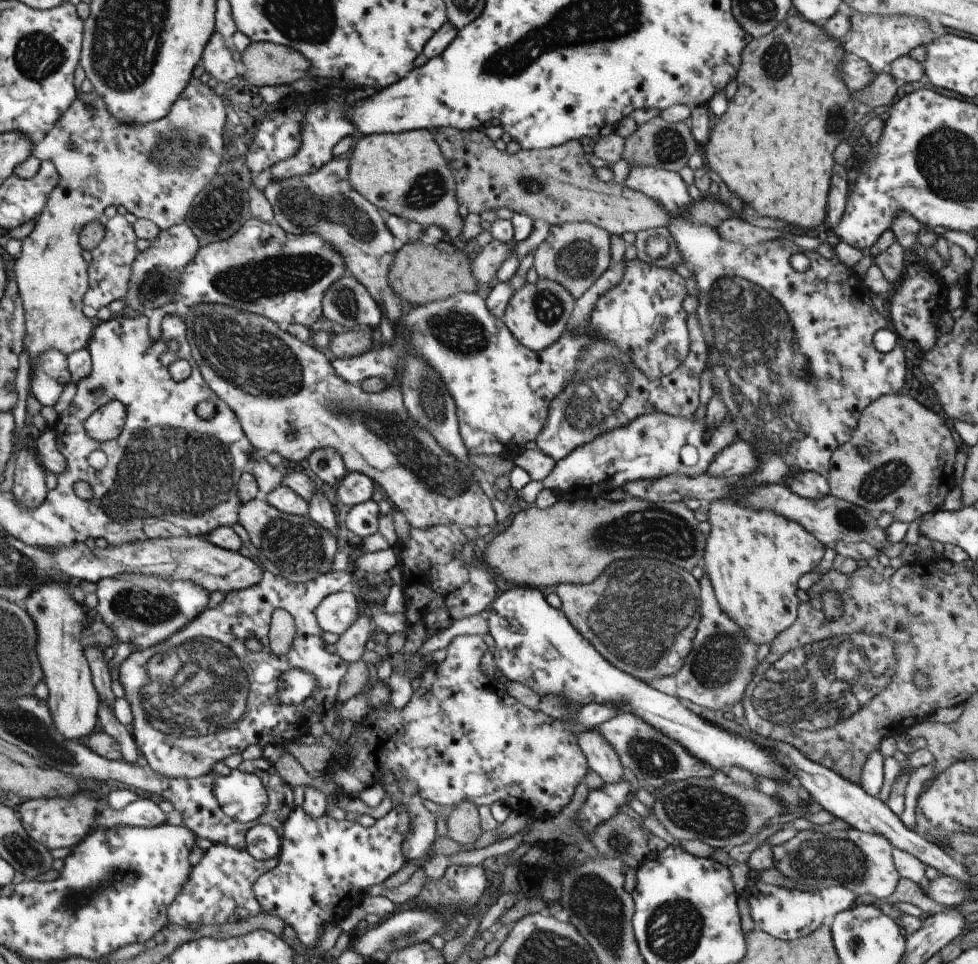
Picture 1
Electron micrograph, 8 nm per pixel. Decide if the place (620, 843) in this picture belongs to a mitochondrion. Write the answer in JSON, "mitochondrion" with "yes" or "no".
{"mitochondrion":"yes"}

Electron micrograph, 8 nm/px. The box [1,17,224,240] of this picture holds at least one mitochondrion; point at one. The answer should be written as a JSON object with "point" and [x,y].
{"point":[38,55]}

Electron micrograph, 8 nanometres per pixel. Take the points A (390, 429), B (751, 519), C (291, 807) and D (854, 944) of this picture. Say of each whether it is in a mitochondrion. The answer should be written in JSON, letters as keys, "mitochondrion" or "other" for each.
{"A":"mitochondrion","B":"other","C":"other","D":"mitochondrion"}

